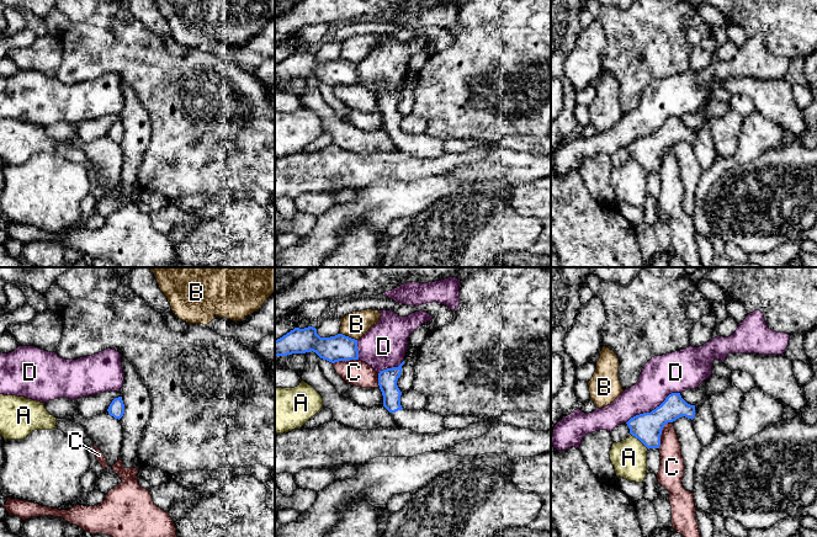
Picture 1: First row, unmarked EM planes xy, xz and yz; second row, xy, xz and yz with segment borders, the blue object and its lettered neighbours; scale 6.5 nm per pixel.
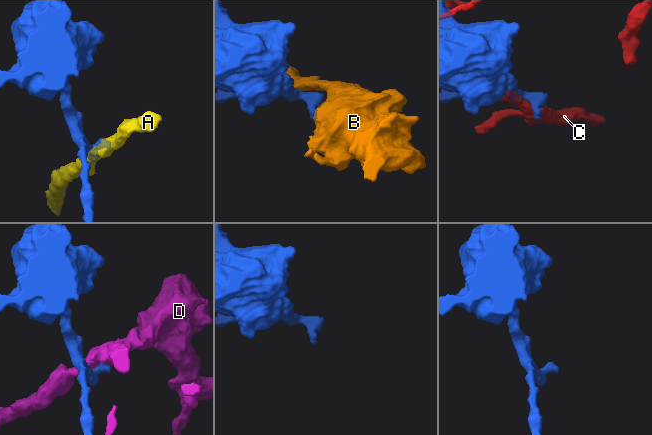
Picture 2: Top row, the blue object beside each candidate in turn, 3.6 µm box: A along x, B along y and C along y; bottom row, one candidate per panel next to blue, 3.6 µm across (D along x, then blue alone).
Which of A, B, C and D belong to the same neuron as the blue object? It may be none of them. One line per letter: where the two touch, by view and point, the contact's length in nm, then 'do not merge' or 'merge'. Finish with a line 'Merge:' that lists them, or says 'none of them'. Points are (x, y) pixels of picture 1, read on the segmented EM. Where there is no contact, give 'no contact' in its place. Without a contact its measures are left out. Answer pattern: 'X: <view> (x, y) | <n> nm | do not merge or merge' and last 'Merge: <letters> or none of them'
A: yz (640, 440) | 160 nm | do not merge
B: xz (348, 336) | 120 nm | do not merge
C: yz (661, 434) | 200 nm | do not merge
D: yz (652, 410) | 400 nm | do not merge
Merge: none of them

